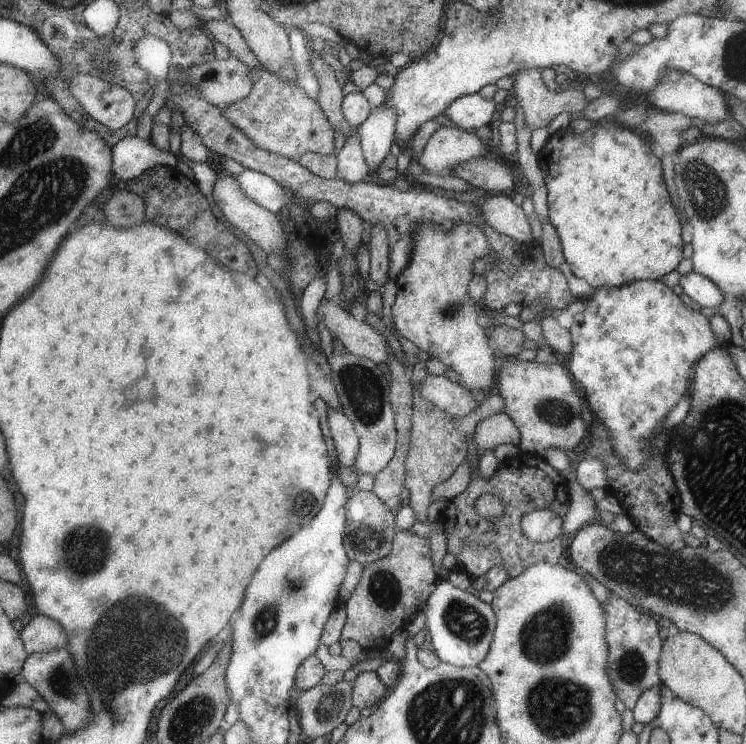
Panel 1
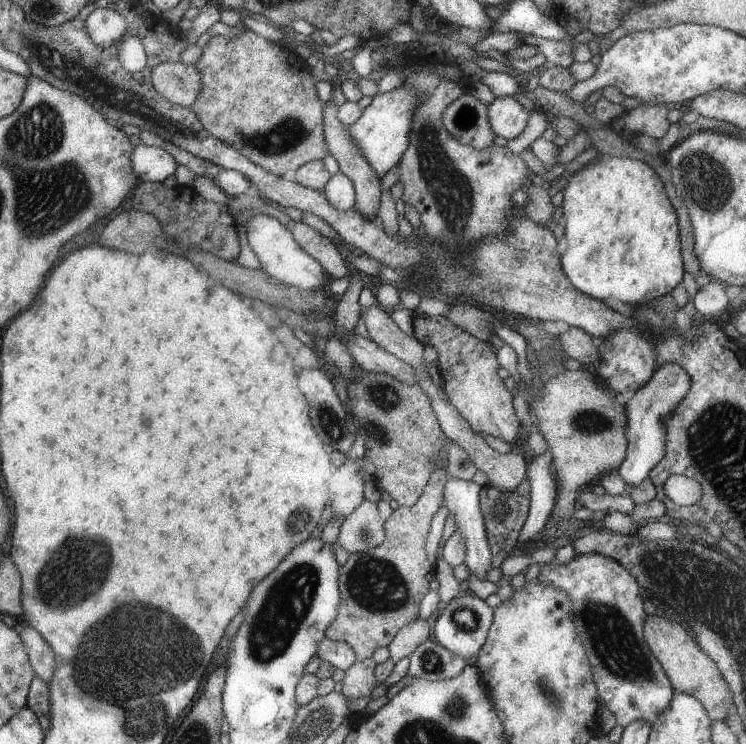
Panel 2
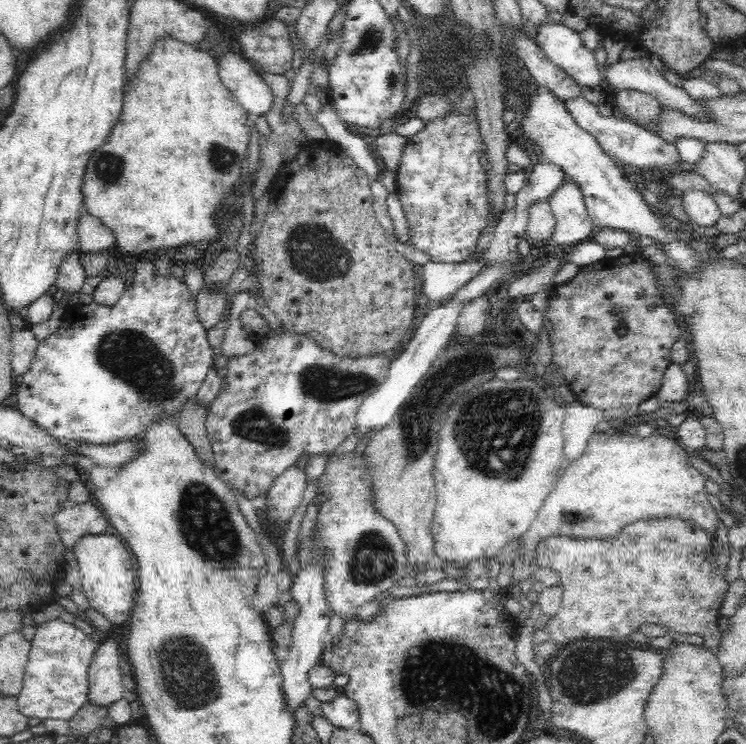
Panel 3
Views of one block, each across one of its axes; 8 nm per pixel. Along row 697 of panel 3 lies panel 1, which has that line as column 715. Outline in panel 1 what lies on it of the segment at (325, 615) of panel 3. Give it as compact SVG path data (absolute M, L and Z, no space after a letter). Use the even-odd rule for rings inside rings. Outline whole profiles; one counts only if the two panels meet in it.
M692 272L681 276L679 286L692 301L698 302L704 308L718 308L726 295L706 276Z

